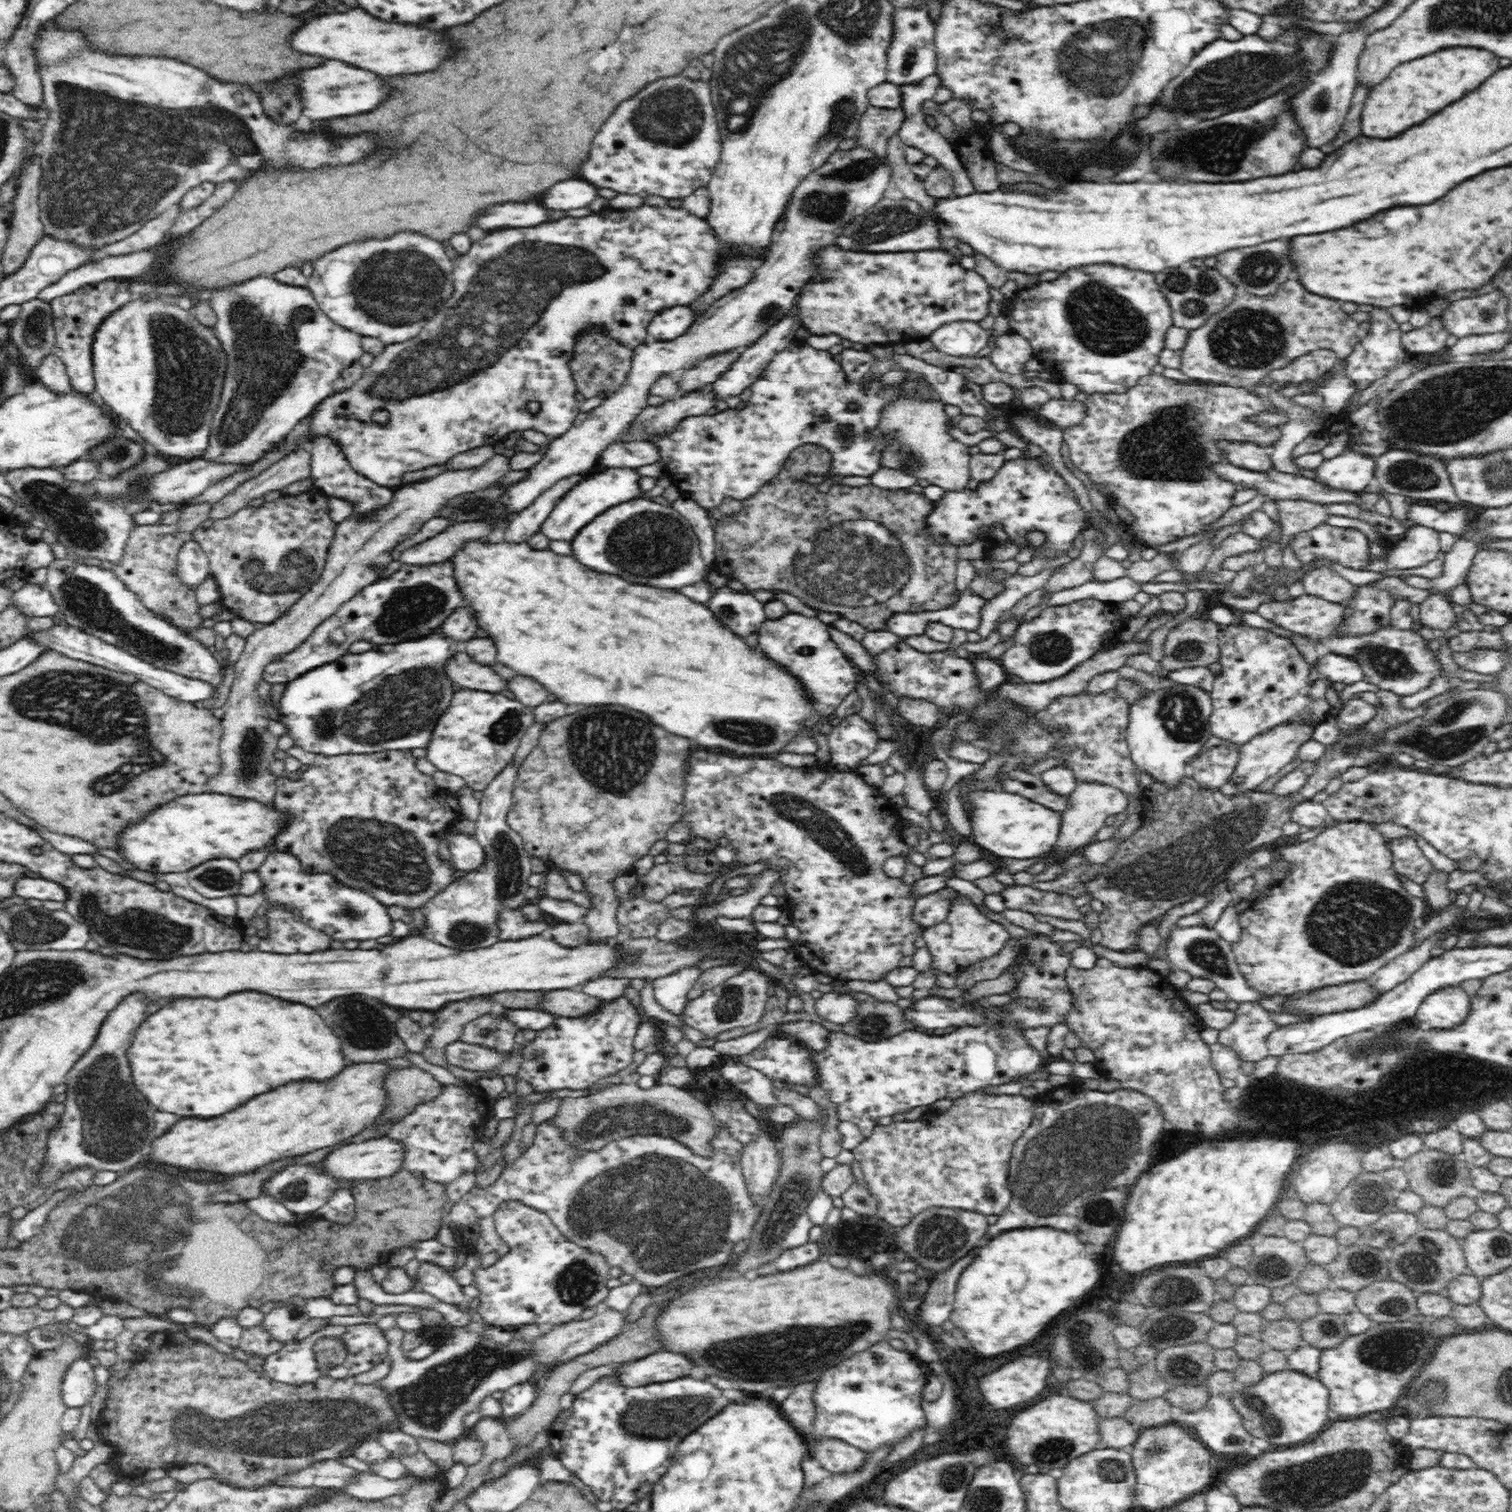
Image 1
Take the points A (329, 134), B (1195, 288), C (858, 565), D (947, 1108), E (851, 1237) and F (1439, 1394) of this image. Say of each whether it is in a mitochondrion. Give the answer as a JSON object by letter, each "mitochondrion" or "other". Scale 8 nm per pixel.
{"A":"other","B":"mitochondrion","C":"mitochondrion","D":"other","E":"mitochondrion","F":"mitochondrion"}

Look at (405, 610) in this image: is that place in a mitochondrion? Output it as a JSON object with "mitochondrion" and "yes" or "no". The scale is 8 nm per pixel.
{"mitochondrion":"yes"}

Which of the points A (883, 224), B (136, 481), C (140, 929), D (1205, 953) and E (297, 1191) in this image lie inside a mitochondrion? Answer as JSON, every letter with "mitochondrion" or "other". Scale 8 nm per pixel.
{"A":"mitochondrion","B":"mitochondrion","C":"mitochondrion","D":"mitochondrion","E":"mitochondrion"}

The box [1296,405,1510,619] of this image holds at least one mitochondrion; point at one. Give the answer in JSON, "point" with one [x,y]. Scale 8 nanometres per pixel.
{"point":[1410,473]}

